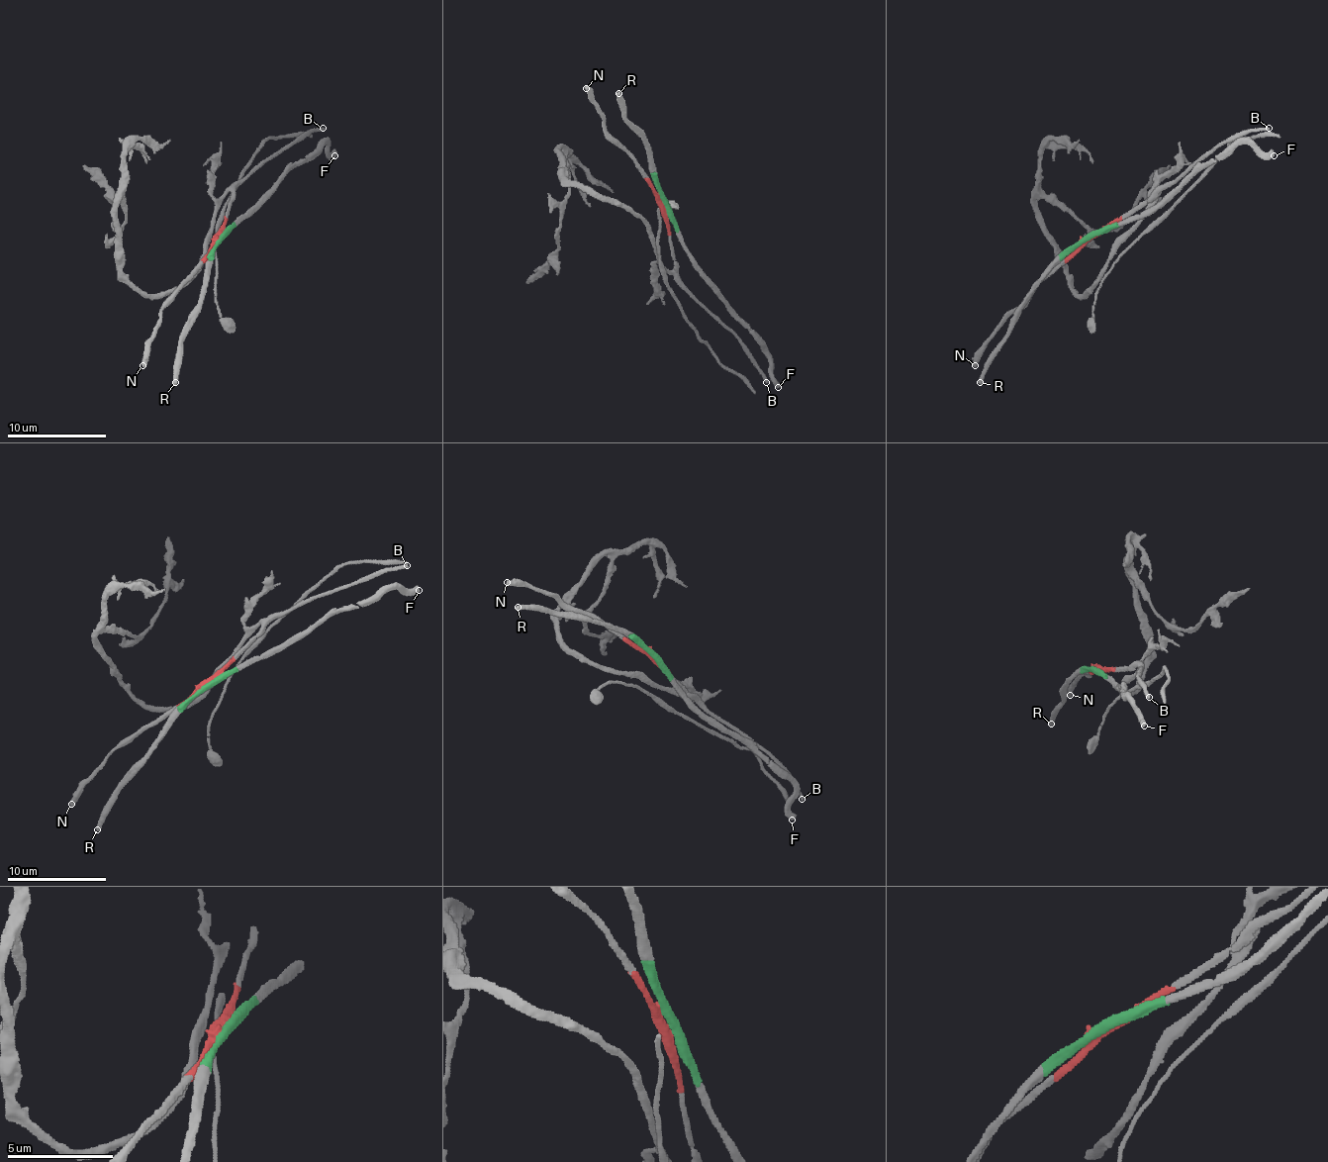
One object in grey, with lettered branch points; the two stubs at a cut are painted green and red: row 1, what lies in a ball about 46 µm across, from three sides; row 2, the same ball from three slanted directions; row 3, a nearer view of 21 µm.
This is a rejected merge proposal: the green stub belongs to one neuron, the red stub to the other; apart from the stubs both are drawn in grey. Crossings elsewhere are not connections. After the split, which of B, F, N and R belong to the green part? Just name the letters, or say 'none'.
F, R

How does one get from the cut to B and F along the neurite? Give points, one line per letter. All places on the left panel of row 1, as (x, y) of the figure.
B: (219, 237), (234, 189), (288, 145), (323, 128)
F: (219, 237), (318, 145), (326, 143), (335, 154)

